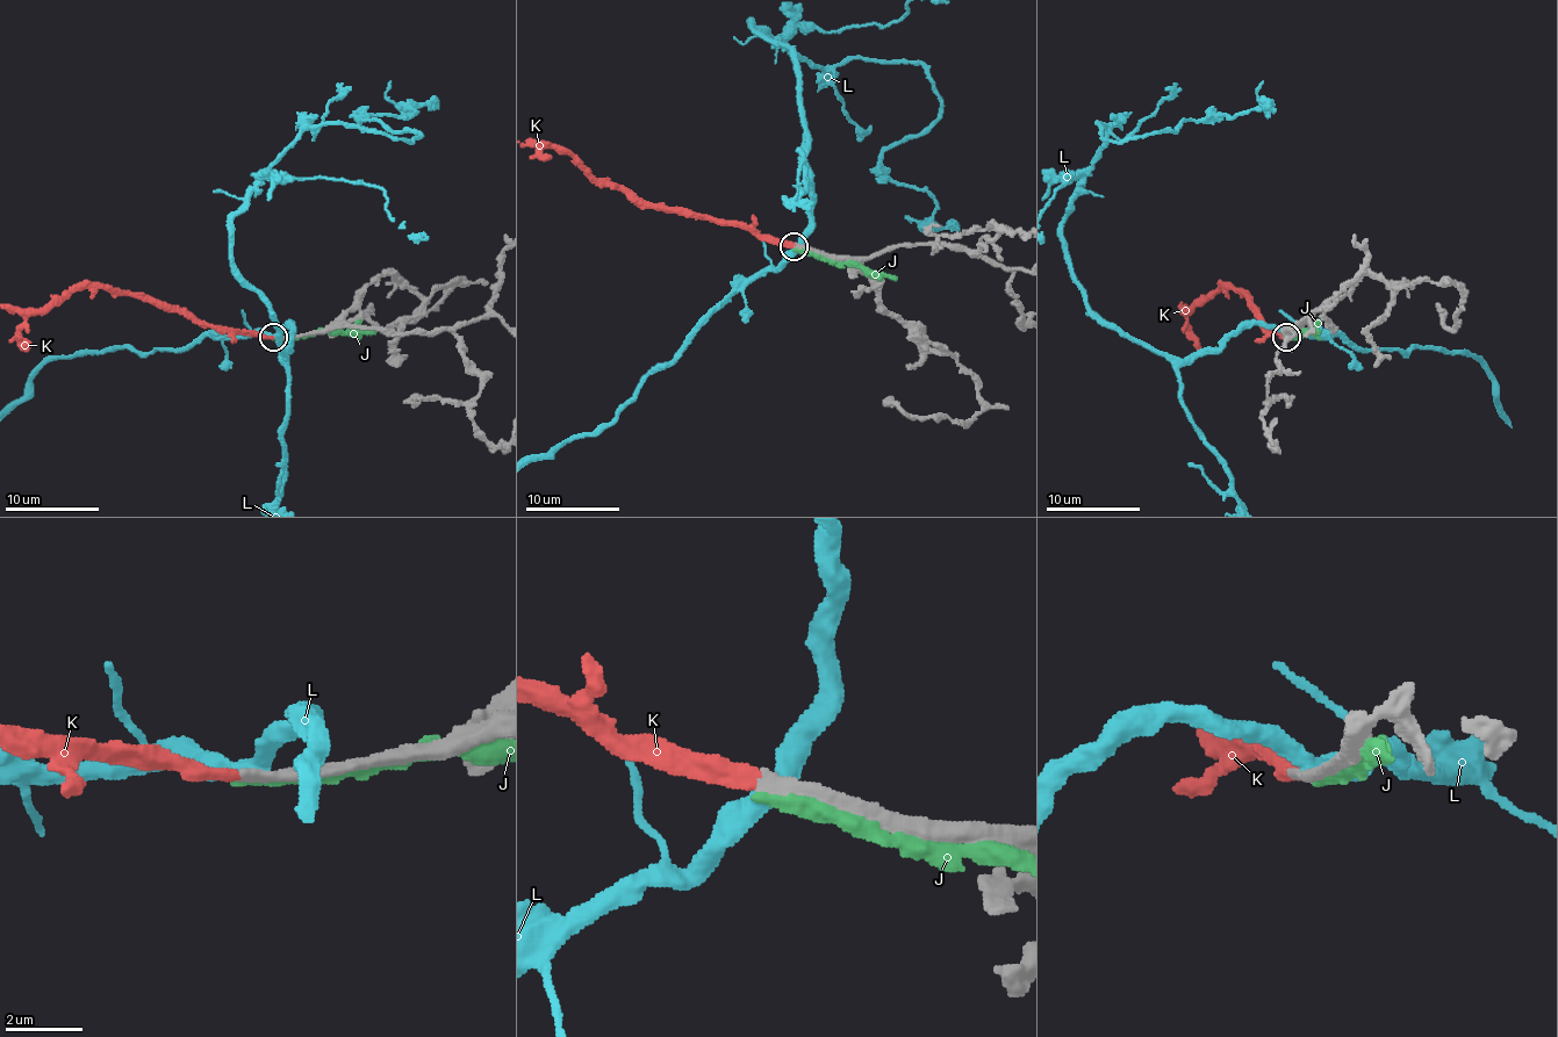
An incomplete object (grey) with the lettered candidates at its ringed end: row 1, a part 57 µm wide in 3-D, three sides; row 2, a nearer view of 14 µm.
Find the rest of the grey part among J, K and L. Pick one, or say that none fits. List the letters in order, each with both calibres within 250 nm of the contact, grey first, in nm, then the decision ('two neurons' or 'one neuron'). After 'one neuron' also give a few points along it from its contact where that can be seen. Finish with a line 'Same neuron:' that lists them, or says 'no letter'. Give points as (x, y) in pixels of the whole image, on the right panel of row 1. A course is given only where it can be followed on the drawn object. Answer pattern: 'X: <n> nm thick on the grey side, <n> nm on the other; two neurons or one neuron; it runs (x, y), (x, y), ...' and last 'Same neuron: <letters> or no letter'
J: 360 nm thick on the grey side, 360 nm on the other; two neurons
K: 360 nm thick on the grey side, 360 nm on the other; one neuron; it runs (1285, 337), (1273, 335), (1243, 294), (1232, 287), (1218, 287), (1187, 316), (1192, 339), (1199, 351)
L: 440 nm thick on the grey side, 440 nm on the other; two neurons
Same neuron: K

